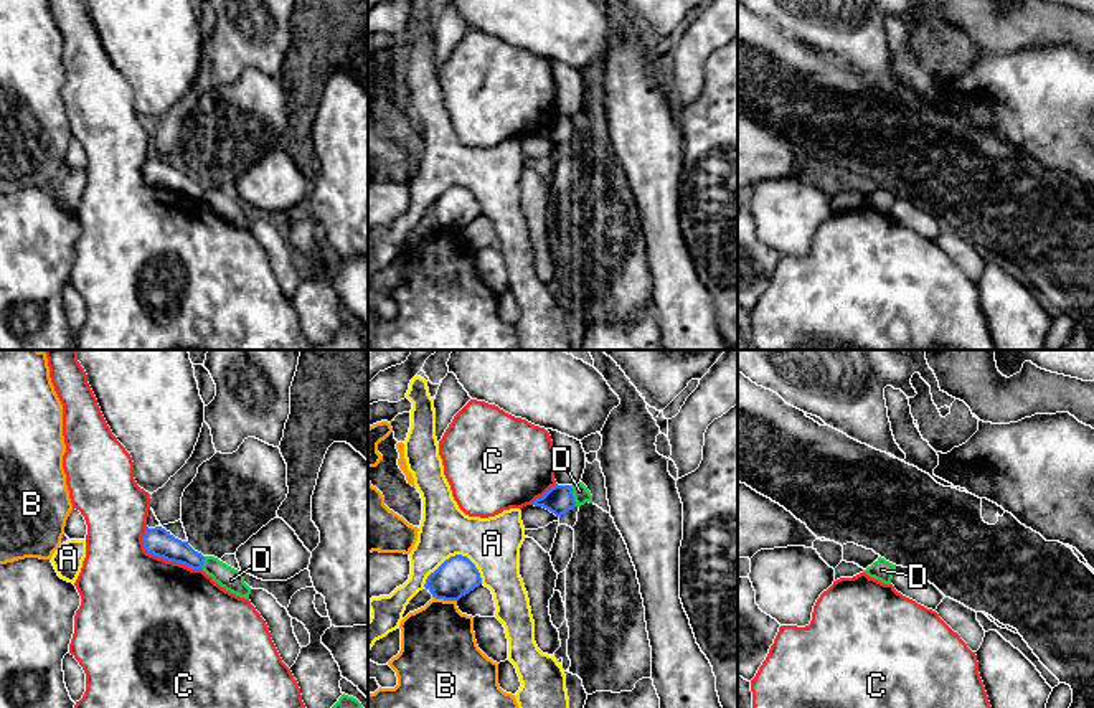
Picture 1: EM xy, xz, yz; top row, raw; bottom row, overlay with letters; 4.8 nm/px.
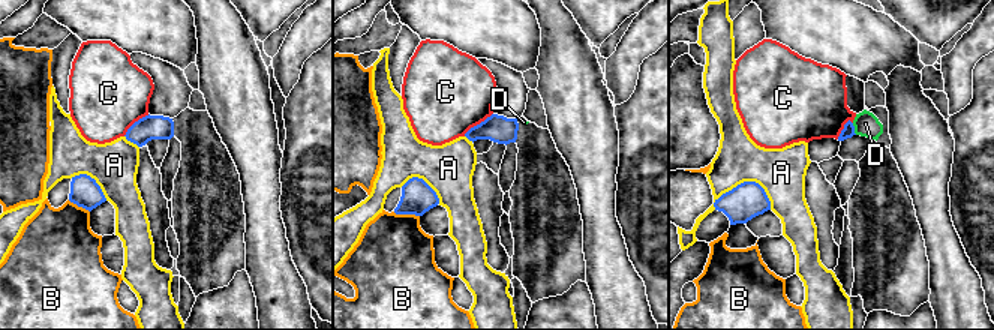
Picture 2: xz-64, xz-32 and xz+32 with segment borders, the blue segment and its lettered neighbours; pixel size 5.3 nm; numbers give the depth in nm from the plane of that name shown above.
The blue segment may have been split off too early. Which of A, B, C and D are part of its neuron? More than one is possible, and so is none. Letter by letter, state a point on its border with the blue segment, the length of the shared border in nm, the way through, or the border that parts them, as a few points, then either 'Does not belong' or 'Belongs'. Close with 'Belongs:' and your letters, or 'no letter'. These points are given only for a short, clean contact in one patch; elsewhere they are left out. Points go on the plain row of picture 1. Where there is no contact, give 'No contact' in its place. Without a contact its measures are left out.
A: Touches blue at xz (452, 187). Shared border 300 nm. Does not belong
B: Touches blue at xz (444, 230). Shared border 120 nm. Does not belong
C: Touches blue at xy (164, 188). Shared border 340 nm. Does not belong
D: Touches blue at xz (573, 126). Shared border 110 nm. Boundary: xz (570, 116), (576, 136). Does not belong
Belongs: no letter

